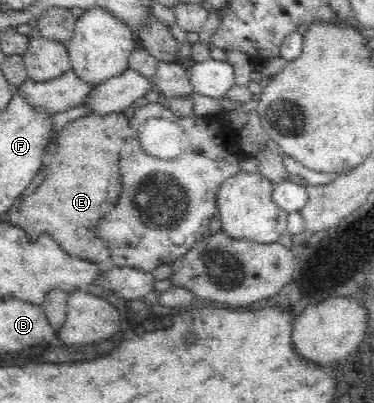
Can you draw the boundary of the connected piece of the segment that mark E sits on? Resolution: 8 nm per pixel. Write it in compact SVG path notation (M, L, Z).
M123 112L111 113L107 116L96 116L96 114L93 113L85 116L84 118L70 121L62 128L57 140L59 146L57 146L56 152L50 156L46 162L46 169L44 170L45 180L43 180L43 184L38 186L38 188L29 196L27 196L20 204L17 221L21 223L22 229L26 232L29 238L34 239L41 233L49 233L49 235L55 239L55 242L59 244L59 247L71 256L94 262L101 269L107 269L109 266L112 267L114 265L111 255L107 251L107 245L103 243L103 240L100 240L95 236L95 228L93 228L93 226L97 224L97 220L99 220L99 218L101 218L105 212L109 212L109 208L113 208L113 206L115 206L115 202L117 202L117 198L119 198L119 194L121 194L121 184L123 184L123 178L121 178L121 168L119 168L119 160L121 160L121 148L123 148L126 142L129 142L129 146L131 146L131 140L133 140L133 136L136 136L137 134L136 130L138 130L138 125L134 123L130 126L129 118L126 118Z

